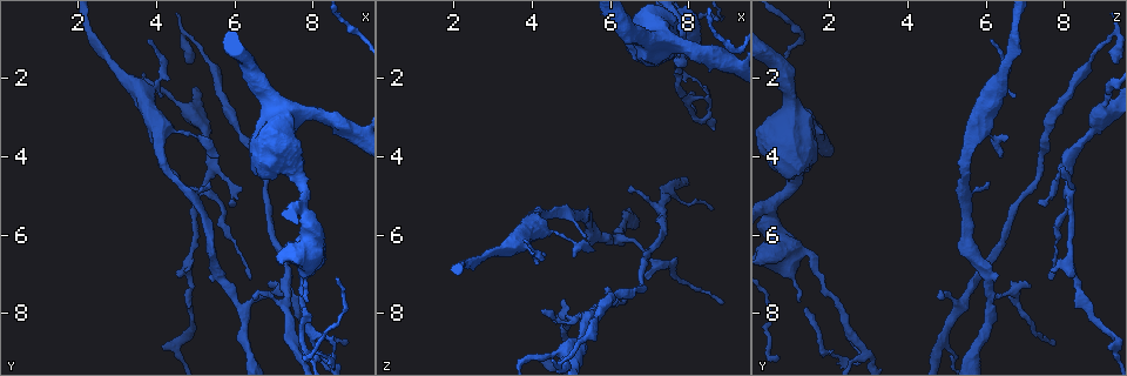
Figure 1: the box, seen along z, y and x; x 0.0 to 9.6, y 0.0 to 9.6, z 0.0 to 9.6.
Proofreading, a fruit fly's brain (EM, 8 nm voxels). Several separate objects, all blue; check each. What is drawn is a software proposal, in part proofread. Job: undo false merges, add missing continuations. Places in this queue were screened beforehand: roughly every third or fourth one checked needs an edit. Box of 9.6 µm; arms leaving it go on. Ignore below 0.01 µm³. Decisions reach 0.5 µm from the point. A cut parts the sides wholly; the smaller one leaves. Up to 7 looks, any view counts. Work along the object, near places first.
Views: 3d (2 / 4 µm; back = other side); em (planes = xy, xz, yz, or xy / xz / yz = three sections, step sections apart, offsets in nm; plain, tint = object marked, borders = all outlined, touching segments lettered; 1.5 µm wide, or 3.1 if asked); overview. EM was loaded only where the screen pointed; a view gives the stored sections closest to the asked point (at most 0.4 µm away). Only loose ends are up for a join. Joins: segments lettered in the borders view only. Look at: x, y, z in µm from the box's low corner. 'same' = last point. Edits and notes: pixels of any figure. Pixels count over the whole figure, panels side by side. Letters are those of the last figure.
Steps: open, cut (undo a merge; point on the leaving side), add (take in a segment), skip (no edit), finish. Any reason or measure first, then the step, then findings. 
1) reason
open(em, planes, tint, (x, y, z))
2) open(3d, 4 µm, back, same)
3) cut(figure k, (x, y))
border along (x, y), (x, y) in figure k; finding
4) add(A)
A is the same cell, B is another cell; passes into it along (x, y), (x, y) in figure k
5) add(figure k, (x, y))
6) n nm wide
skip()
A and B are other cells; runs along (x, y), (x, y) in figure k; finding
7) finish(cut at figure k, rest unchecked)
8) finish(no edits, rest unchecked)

thin end
open(3d, 4 µm, (6.85, 7.25, 7.05))

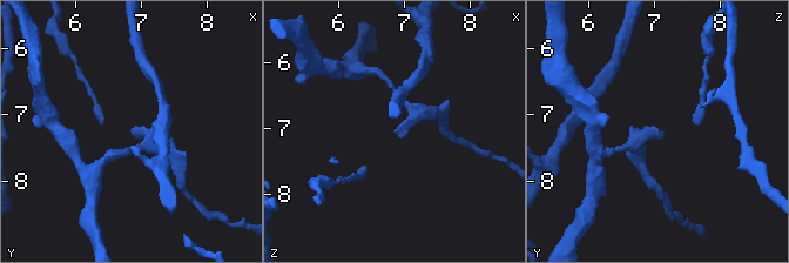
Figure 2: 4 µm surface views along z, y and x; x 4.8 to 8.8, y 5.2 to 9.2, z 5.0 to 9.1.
need the tissue
open(em, planes, borders, (6.85, 7.20, 7.10))

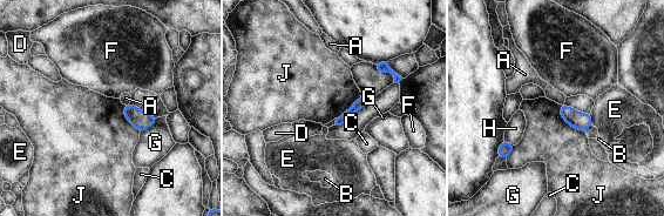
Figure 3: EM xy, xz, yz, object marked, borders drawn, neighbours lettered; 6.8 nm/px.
skip()
A, B, C, D, E, F, G, H and J are other cells; none of them fits

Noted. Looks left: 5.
free end
open(em, planes, borders, (6.55, 7.65, 4.75))

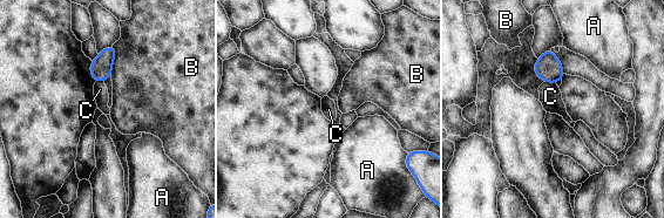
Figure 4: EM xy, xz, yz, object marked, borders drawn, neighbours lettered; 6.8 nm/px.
160 nm wide
skip()
A, B and C are other cells; border along (543, 81), (555, 83) in figure 4; none of them fits

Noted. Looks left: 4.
sudden change in width
open(em, planes, borders, (5.25, 4.75, 8.05))

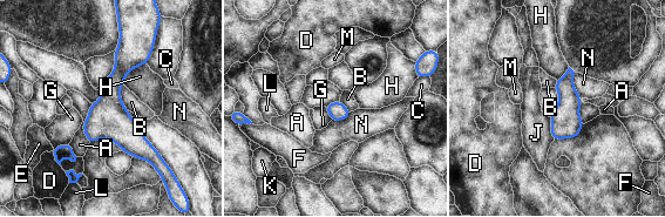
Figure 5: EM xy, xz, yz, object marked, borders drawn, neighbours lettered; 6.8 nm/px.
130 nm wide; A touches over 280 nm
skip()
A, B, C, D, E, F, G, H, J, K, L, M and N are other cells; one neuron here

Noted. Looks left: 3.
finish(no edits, rest unchecked)

